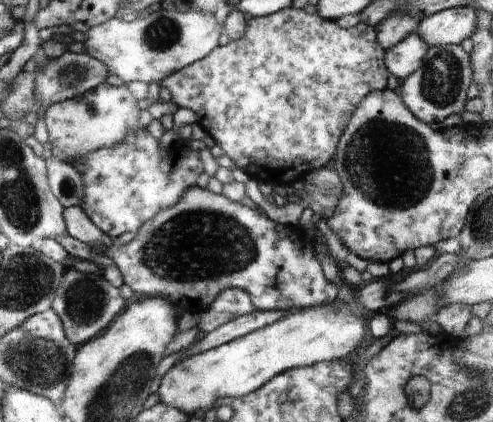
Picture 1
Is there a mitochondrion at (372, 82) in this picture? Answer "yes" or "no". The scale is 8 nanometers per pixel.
no

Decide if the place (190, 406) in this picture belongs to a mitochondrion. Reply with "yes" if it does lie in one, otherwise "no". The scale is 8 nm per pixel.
no

